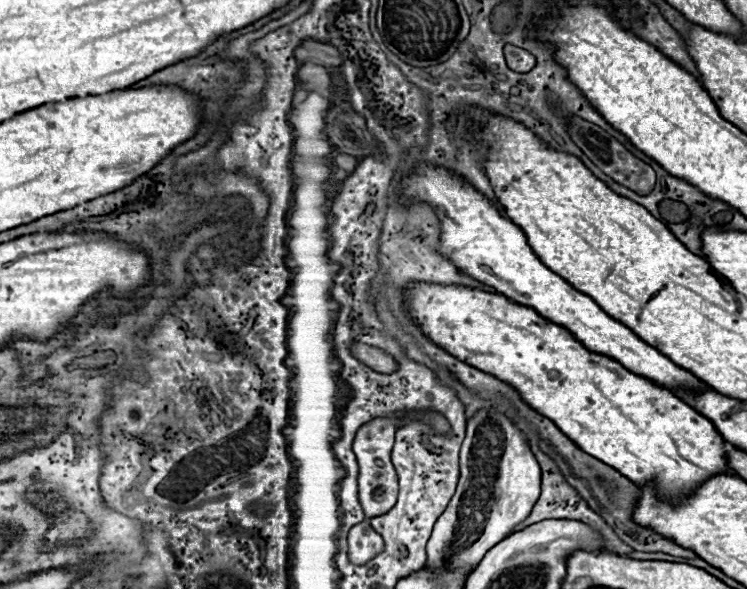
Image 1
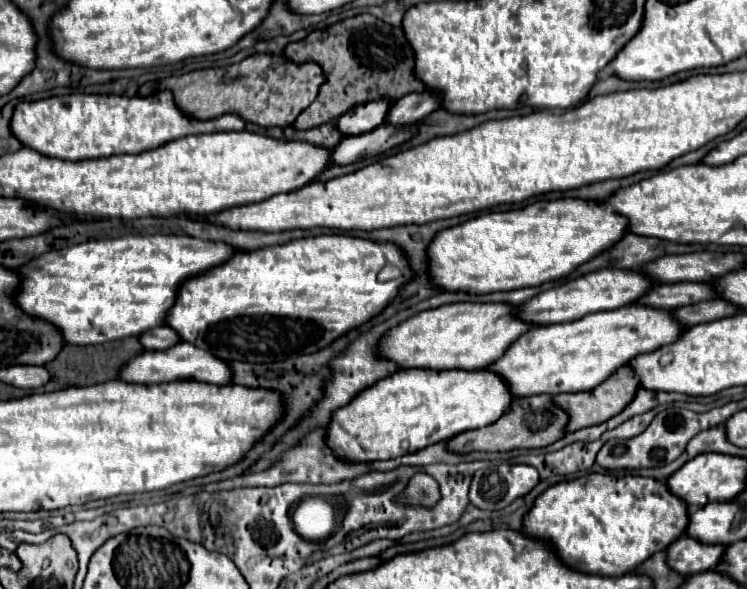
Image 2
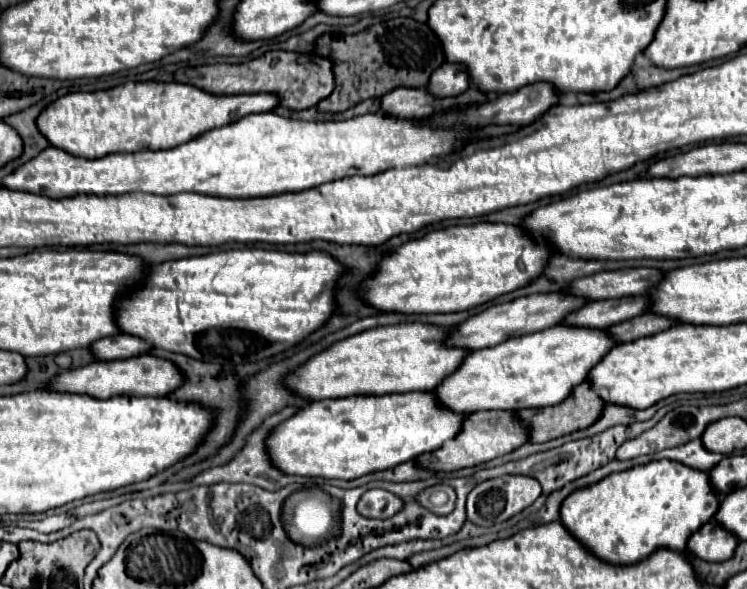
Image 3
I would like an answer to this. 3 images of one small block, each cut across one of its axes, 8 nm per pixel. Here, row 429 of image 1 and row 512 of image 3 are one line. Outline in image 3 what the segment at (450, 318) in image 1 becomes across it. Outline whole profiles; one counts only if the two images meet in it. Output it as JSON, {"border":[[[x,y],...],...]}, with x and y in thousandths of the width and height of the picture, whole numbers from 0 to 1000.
{"border":[[[884,781],[862,791],[851,791],[835,801],[811,808],[774,835],[766,835],[750,859],[750,886],[758,900],[798,947],[822,961],[843,961],[859,954],[884,930],[916,934],[924,907],[940,896],[961,866],[961,849],[948,818],[945,801],[918,795],[908,784]]]}

